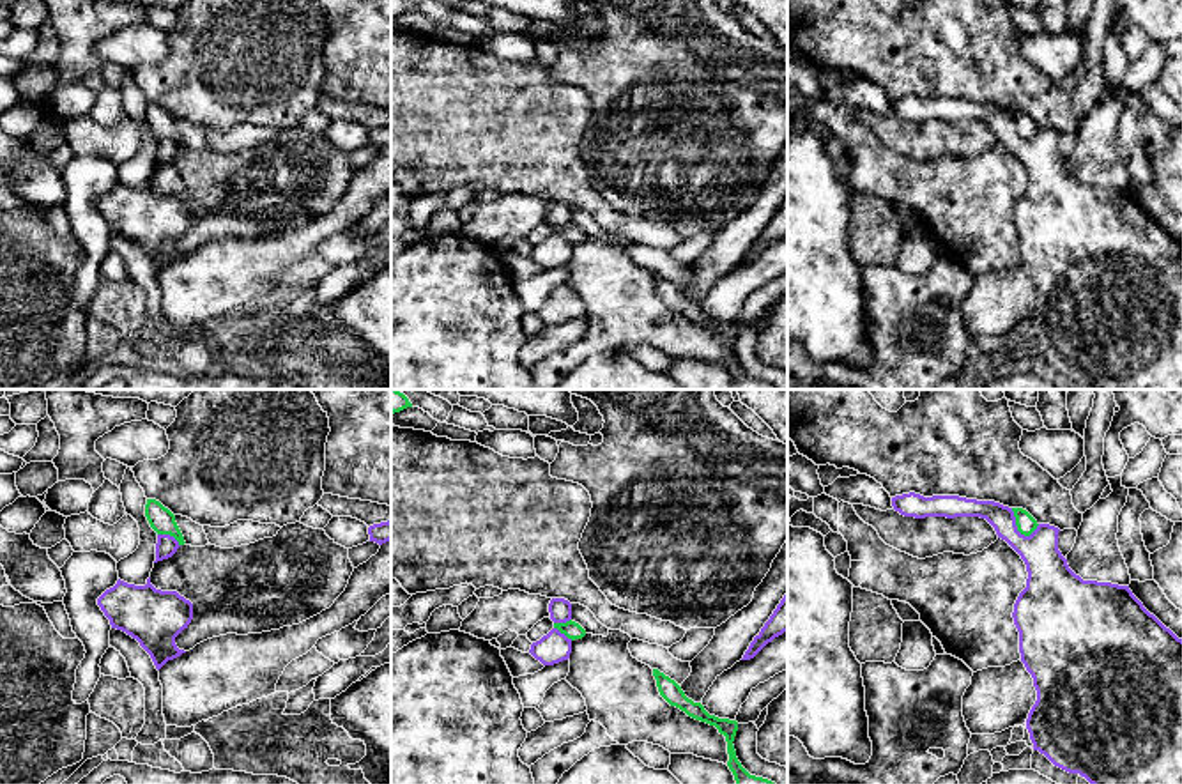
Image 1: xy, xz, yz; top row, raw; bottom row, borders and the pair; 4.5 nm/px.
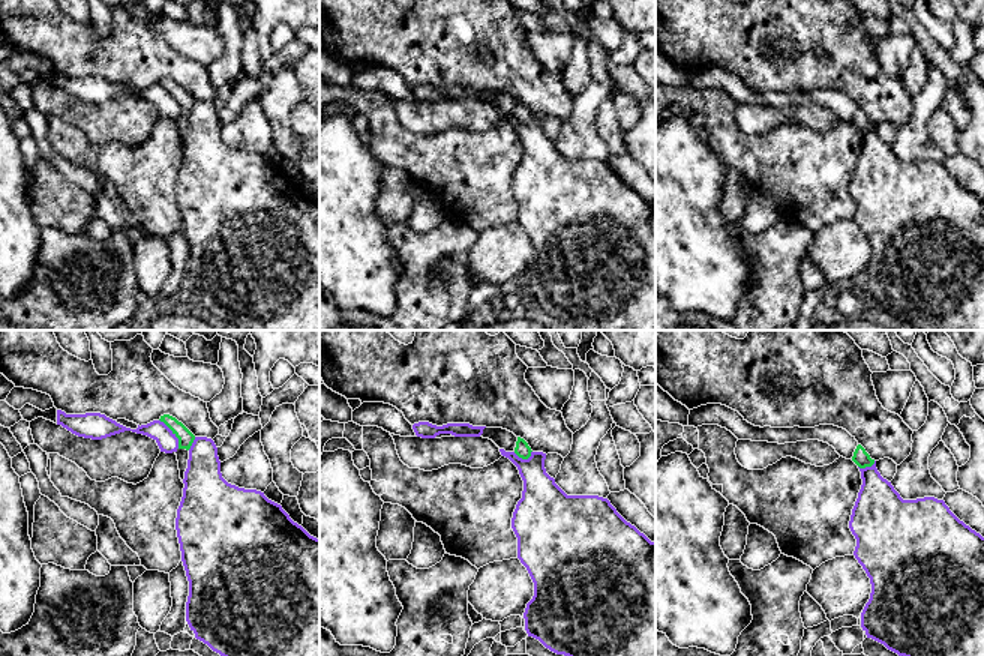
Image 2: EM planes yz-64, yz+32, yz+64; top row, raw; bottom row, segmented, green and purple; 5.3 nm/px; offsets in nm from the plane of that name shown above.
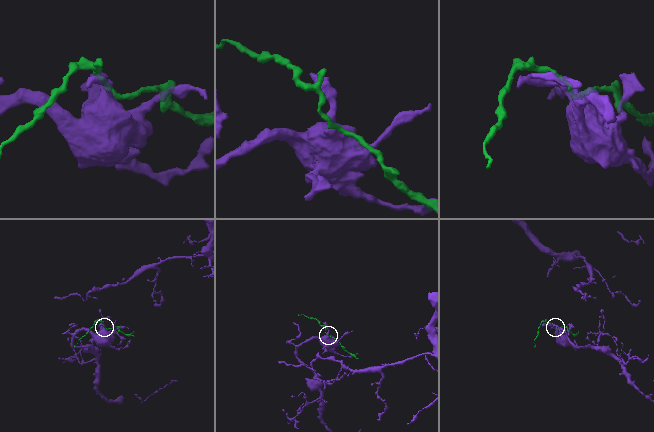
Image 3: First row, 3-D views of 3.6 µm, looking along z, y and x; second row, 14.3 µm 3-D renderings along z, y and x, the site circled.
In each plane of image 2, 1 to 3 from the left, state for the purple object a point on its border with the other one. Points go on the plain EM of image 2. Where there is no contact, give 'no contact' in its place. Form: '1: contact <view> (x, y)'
1: contact yz-64 (173, 96)
2: contact yz+32 (522, 122)
3: contact yz+64 (866, 129)

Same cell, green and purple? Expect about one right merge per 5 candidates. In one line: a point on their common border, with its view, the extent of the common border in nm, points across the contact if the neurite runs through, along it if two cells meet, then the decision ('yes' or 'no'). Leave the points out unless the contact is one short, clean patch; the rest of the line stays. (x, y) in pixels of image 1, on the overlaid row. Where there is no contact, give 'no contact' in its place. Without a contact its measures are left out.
yz (1016, 524) | 160 nm | along yz (1011, 508), (1016, 528), (1028, 537) | no

